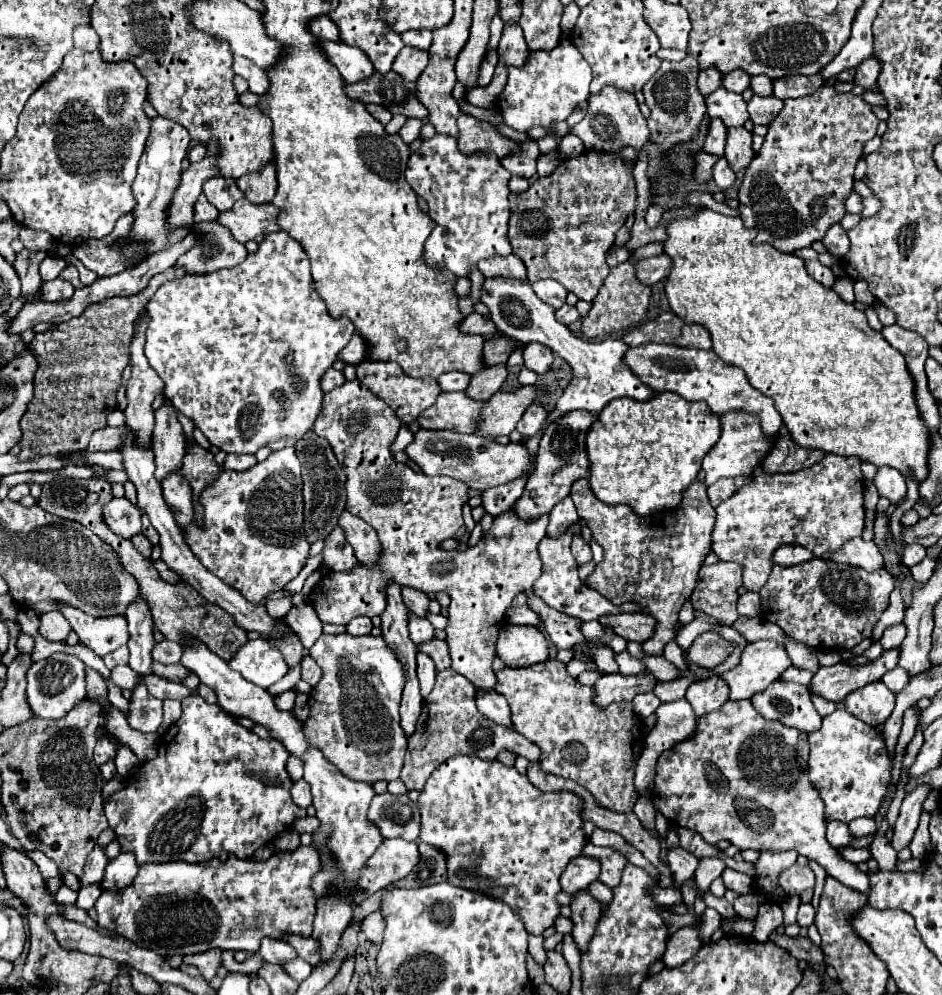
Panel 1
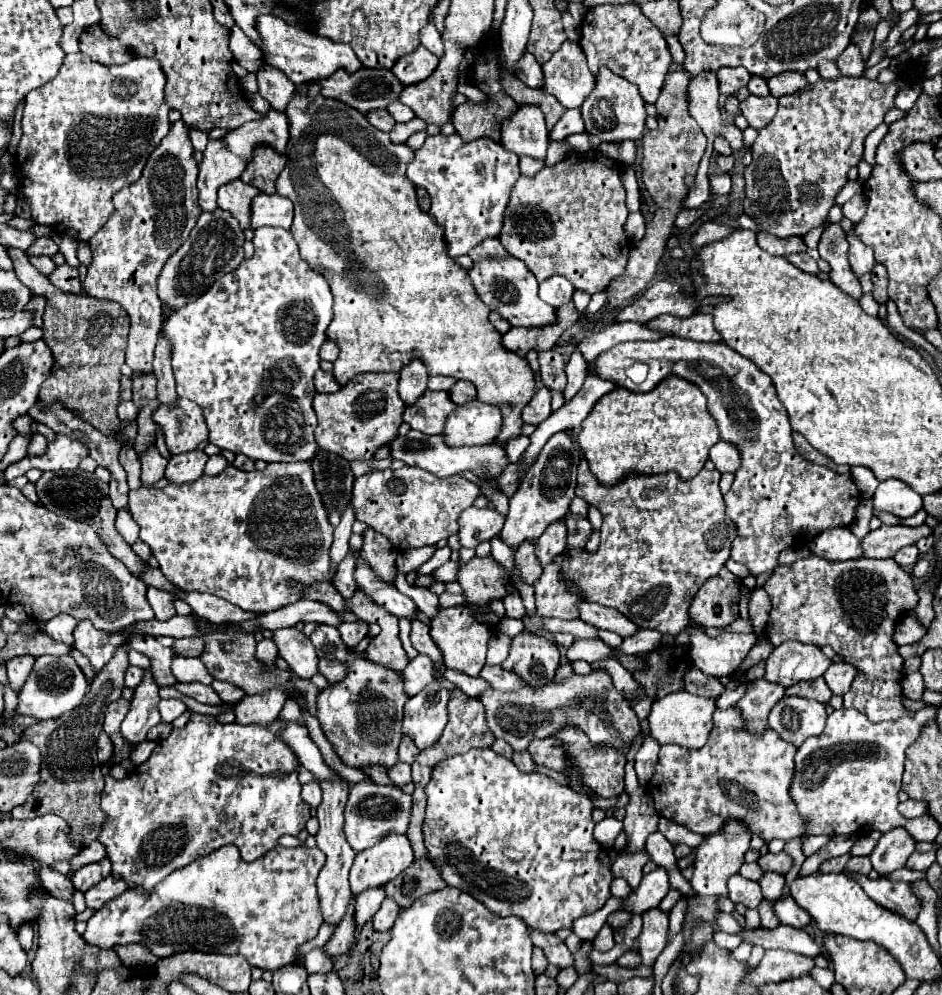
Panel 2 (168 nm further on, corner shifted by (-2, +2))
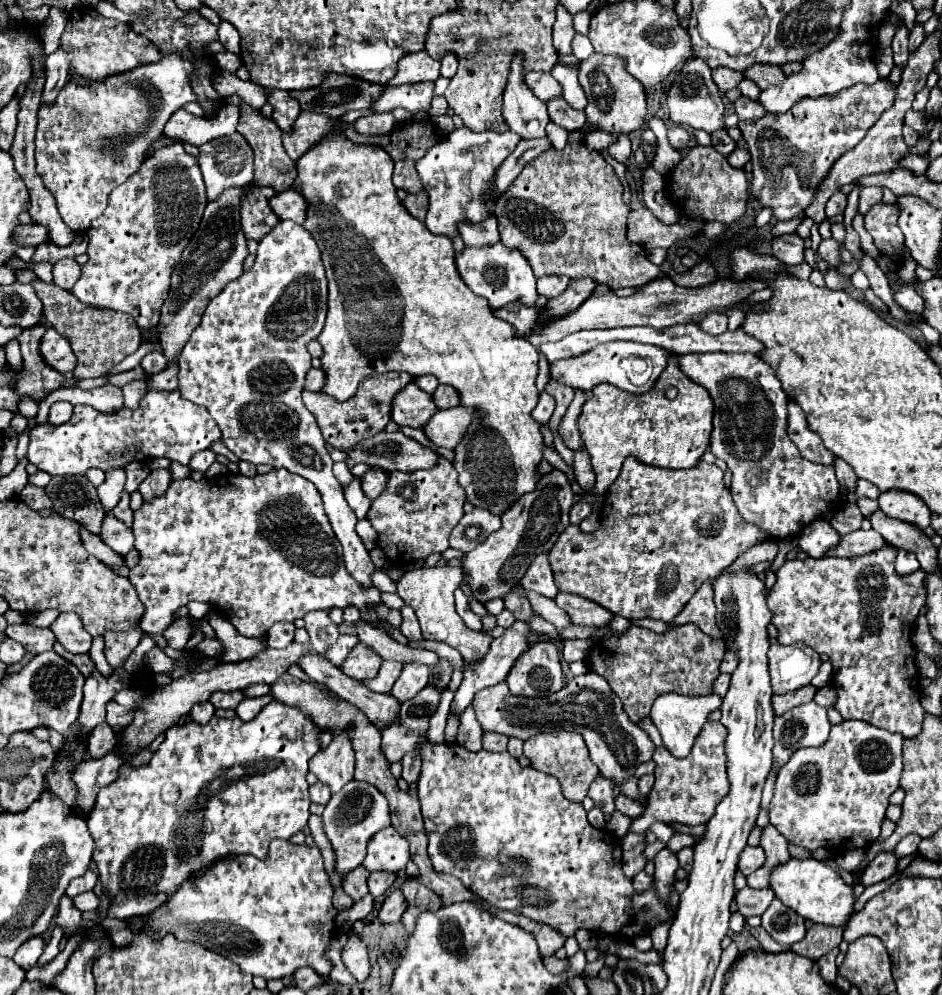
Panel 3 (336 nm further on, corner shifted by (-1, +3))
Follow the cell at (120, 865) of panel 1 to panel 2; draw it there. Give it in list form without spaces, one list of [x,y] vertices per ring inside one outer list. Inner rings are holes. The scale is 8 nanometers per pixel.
[[[107,877],[107,879],[103,879],[101,883],[97,883],[93,889],[89,889],[89,891],[85,893],[85,903],[87,903],[89,909],[97,911],[97,909],[101,909],[107,901],[111,901],[111,899],[117,897],[117,895],[121,895],[123,891],[127,891],[125,881],[115,879],[115,877]]]

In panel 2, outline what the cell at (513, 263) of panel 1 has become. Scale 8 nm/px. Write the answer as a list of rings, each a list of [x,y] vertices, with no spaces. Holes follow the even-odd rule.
[[[491,237],[489,241],[481,241],[481,245],[475,245],[471,251],[469,251],[469,257],[473,259],[473,261],[479,261],[479,259],[483,259],[483,257],[505,257],[507,255],[507,251],[503,249],[503,245],[501,245],[501,241],[497,239],[497,237]]]

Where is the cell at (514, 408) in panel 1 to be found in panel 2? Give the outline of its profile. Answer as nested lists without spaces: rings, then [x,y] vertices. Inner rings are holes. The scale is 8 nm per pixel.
[[[471,401],[449,413],[443,437],[449,447],[489,445],[499,435],[501,409],[481,401]]]

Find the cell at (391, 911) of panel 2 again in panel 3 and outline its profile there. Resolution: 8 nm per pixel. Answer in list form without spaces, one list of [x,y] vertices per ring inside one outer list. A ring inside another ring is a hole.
[[[390,892],[384,900],[384,904],[378,910],[378,920],[382,924],[396,924],[400,922],[404,914],[404,896],[400,896],[400,892]]]

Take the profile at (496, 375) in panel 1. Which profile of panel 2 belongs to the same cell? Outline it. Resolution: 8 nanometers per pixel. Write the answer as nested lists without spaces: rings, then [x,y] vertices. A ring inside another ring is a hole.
[[[455,381],[449,389],[449,397],[455,401],[455,405],[471,403],[475,399],[475,385],[471,381]]]

